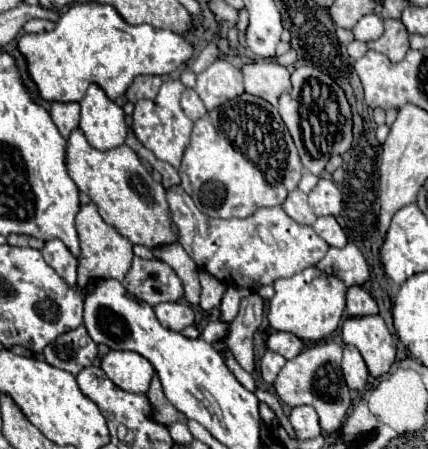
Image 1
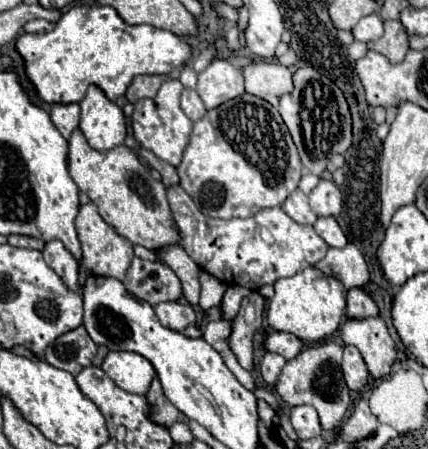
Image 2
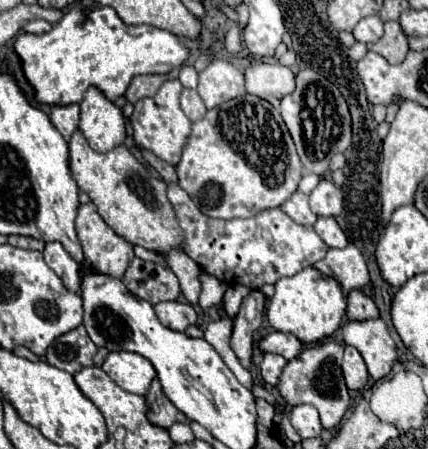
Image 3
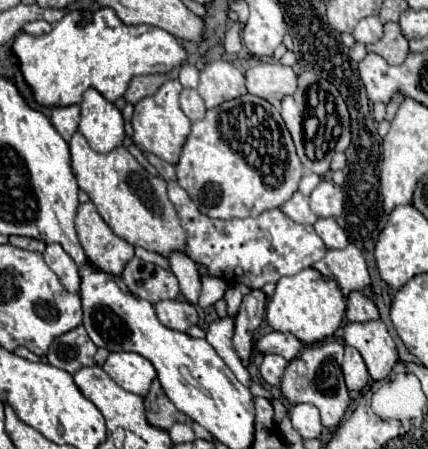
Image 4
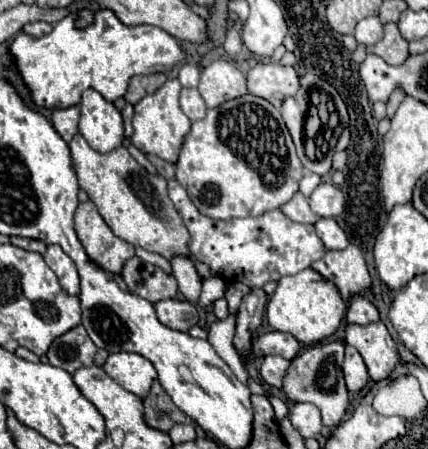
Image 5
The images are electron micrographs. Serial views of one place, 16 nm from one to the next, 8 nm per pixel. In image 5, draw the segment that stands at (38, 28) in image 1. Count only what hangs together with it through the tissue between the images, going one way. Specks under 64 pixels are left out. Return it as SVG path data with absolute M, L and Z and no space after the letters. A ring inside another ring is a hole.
M42 20L40 22L30 22L30 24L24 26L24 32L30 34L30 36L44 36L44 34L52 32L52 26L48 22L42 22Z

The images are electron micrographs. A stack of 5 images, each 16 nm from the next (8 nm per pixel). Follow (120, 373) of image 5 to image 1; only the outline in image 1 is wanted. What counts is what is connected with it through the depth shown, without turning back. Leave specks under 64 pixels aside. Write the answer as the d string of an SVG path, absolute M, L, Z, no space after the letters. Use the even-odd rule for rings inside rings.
M110 350L102 358L100 368L116 386L134 394L146 394L154 376L152 364L144 356L130 350Z

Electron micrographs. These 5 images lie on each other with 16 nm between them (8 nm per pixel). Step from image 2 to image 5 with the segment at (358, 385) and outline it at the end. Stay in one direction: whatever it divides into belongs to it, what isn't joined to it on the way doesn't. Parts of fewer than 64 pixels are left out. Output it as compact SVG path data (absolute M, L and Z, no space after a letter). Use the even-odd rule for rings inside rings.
M346 346L346 356L344 356L344 378L346 378L346 386L350 392L360 392L366 384L368 384L368 370L366 364L360 356L360 352L352 346Z

